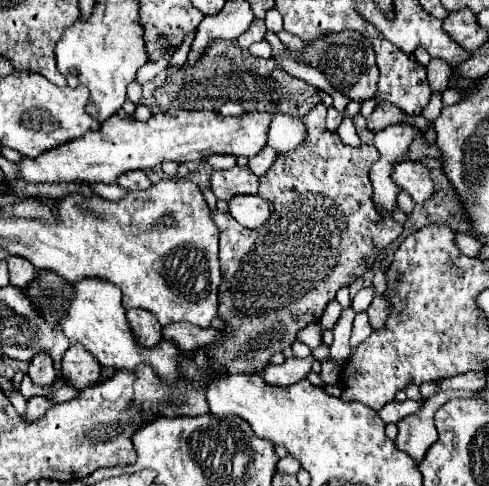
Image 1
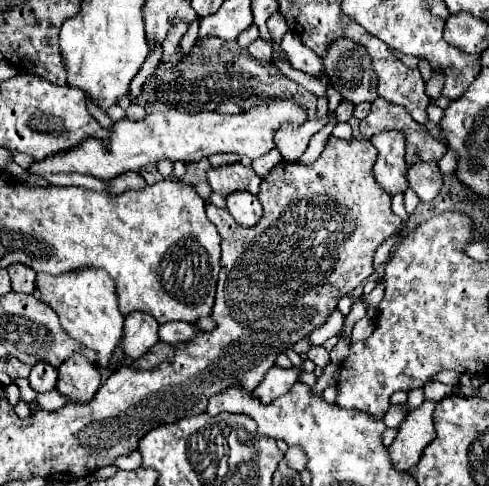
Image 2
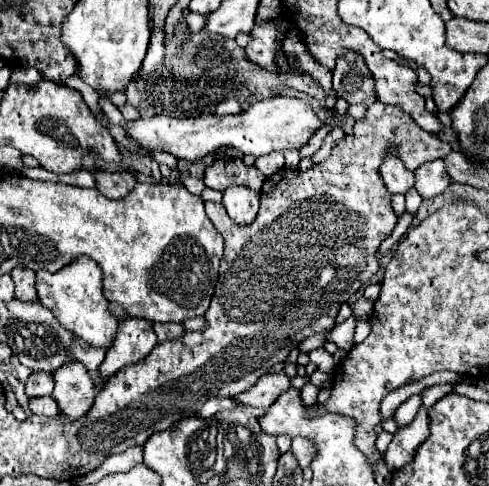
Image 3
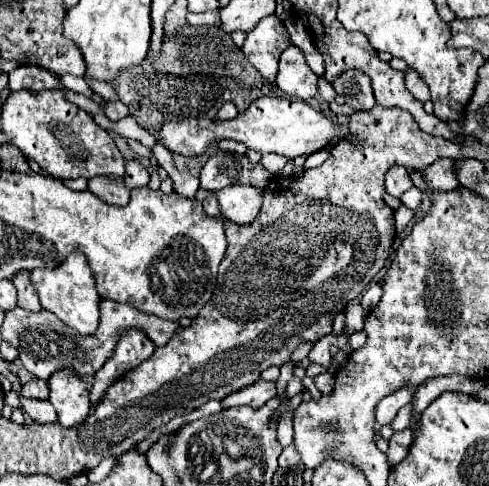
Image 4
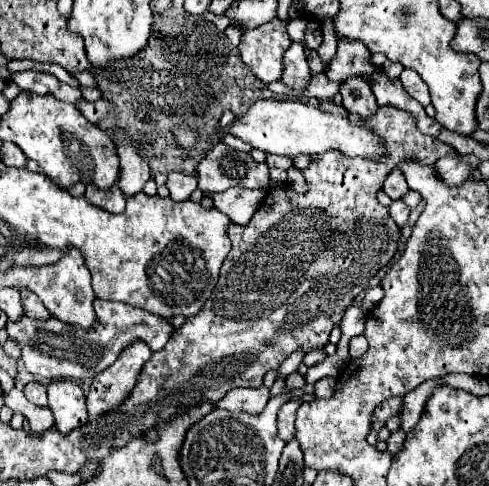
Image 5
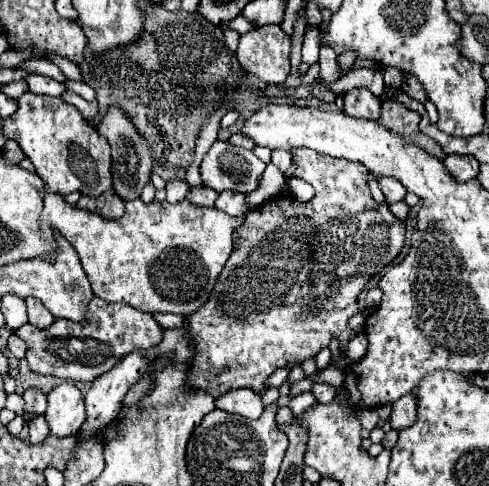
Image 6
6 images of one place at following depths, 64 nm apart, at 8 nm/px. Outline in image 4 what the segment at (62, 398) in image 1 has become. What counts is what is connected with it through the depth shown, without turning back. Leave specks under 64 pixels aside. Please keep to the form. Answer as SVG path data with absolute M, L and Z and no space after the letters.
M22 398L20 406L24 408L24 412L30 414L30 418L34 422L40 422L40 424L56 422L56 410L52 408L52 404L48 400L28 400L28 398Z

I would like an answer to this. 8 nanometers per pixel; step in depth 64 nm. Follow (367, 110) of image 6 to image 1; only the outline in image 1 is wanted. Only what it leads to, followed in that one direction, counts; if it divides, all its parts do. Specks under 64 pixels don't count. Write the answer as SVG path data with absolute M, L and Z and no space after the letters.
M336 32L328 36L318 36L312 40L312 44L304 44L300 54L294 54L288 46L284 46L284 54L294 58L296 62L304 62L308 66L318 68L334 88L344 92L350 100L368 100L376 94L376 82L378 82L378 68L376 68L376 56L372 52L370 40L366 40L360 32Z

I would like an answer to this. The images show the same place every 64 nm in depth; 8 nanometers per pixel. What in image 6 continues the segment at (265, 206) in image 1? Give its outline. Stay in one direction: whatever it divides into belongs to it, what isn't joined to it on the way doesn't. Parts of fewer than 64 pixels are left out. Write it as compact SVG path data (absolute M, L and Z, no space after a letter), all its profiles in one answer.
M220 192L218 200L216 200L216 208L234 216L234 218L246 216L246 212L248 212L246 194L242 194L242 192Z

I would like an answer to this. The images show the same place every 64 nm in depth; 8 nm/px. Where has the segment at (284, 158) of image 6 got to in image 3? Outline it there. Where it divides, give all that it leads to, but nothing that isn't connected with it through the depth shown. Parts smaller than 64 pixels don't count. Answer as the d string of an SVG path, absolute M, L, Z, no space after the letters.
M272 152L272 154L266 154L262 158L256 158L254 166L264 174L264 176L270 176L274 172L278 172L282 166L284 166L284 156L280 152Z

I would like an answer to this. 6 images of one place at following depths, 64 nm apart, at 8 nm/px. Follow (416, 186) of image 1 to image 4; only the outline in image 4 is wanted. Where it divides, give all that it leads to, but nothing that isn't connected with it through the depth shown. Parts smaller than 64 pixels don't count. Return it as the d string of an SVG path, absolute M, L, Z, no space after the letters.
M442 158L442 160L436 160L434 164L430 164L428 168L424 168L422 176L424 176L424 182L428 184L428 188L430 190L454 190L458 186L458 180L452 172L452 166L454 166L454 160Z

